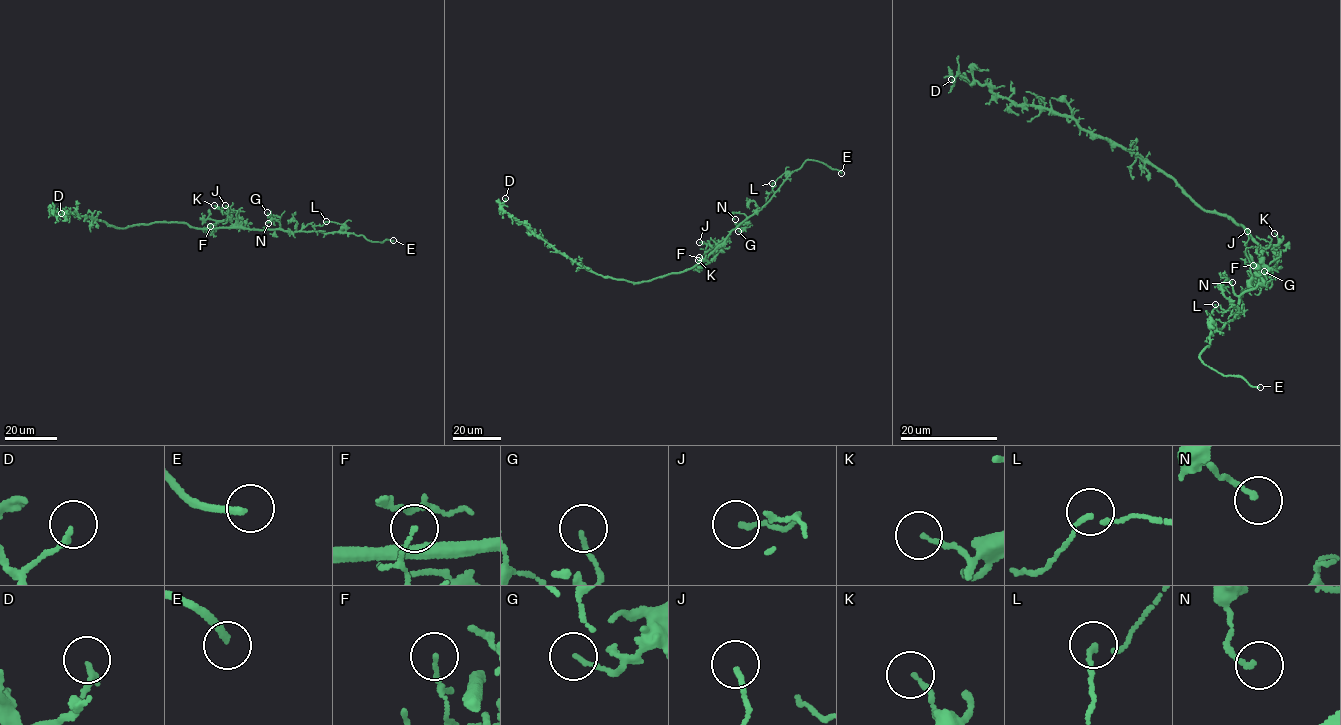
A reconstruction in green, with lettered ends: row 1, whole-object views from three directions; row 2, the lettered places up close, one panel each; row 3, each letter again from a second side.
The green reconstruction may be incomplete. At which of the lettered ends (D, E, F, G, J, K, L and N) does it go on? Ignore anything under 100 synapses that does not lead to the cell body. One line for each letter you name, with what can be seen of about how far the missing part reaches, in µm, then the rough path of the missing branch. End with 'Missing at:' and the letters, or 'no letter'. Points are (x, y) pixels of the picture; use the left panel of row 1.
E: Missing length about 30 µm. Course of what is missing: (393, 240), (436, 246)
Missing at: E

